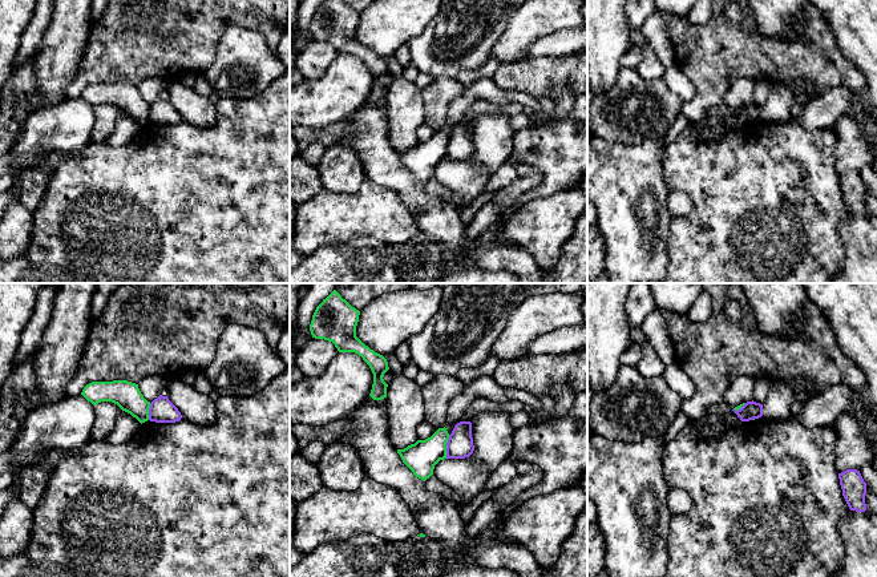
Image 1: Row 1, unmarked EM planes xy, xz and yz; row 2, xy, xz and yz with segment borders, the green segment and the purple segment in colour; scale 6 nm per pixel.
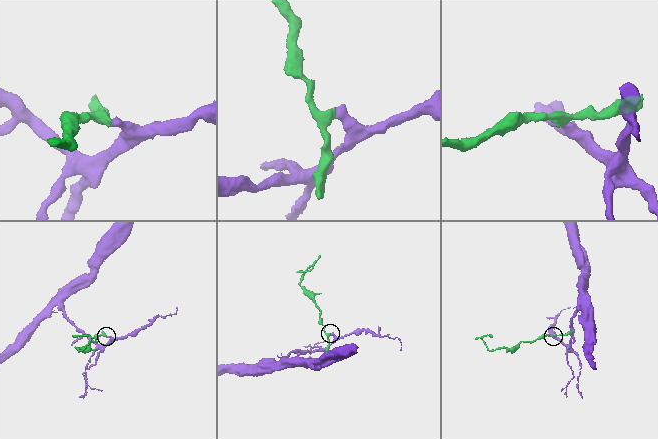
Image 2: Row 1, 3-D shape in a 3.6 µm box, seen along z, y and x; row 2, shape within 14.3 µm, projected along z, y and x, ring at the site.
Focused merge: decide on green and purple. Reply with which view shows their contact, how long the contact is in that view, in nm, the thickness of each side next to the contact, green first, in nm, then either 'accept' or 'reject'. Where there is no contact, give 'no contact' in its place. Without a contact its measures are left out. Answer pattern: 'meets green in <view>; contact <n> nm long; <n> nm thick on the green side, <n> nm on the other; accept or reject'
meets green in xz; contact 150 nm long; 190 nm thick on the green side, 160 nm on the other; reject

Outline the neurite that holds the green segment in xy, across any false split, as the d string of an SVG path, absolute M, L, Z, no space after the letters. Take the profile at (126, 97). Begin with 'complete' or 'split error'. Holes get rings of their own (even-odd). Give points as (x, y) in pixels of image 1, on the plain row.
complete; M128 82L92 84L84 89L81 97L93 108L112 104L141 126L149 122L150 104L144 100L136 85Z

